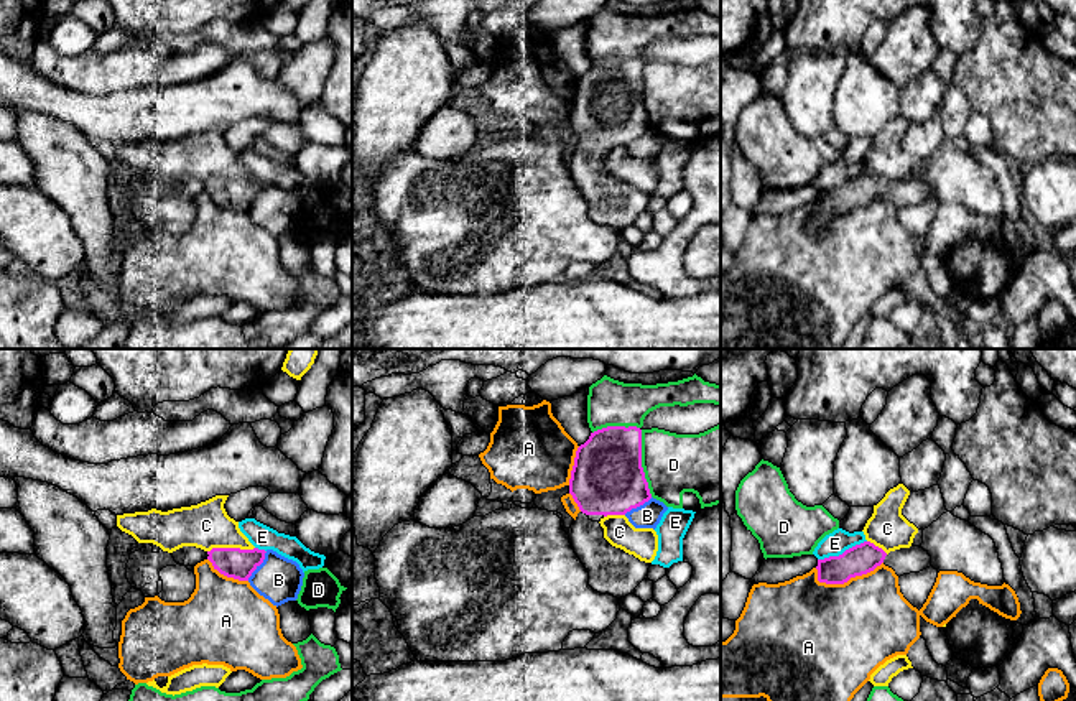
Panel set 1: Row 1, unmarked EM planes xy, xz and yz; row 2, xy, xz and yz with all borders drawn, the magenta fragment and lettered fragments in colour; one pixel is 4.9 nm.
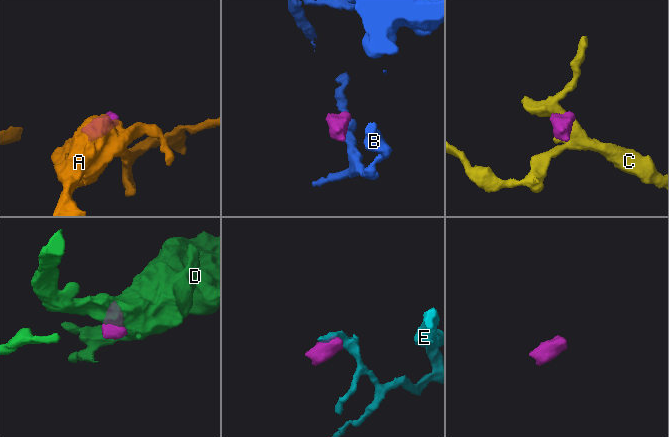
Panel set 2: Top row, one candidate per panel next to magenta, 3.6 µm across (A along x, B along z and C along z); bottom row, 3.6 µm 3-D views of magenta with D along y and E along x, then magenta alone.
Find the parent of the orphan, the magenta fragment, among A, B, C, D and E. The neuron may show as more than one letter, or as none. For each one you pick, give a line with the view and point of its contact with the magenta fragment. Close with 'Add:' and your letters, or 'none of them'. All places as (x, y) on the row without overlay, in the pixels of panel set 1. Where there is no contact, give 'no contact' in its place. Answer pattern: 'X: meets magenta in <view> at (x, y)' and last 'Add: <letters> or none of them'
Add: none of them

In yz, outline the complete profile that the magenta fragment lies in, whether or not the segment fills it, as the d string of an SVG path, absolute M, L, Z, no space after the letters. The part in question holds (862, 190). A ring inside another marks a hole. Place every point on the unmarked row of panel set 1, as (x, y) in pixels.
M870 173L846 181L839 188L818 191L818 212L826 216L844 216L851 209L867 206L885 196L900 209L920 204L931 197L931 188L920 178L900 179L888 186Z

